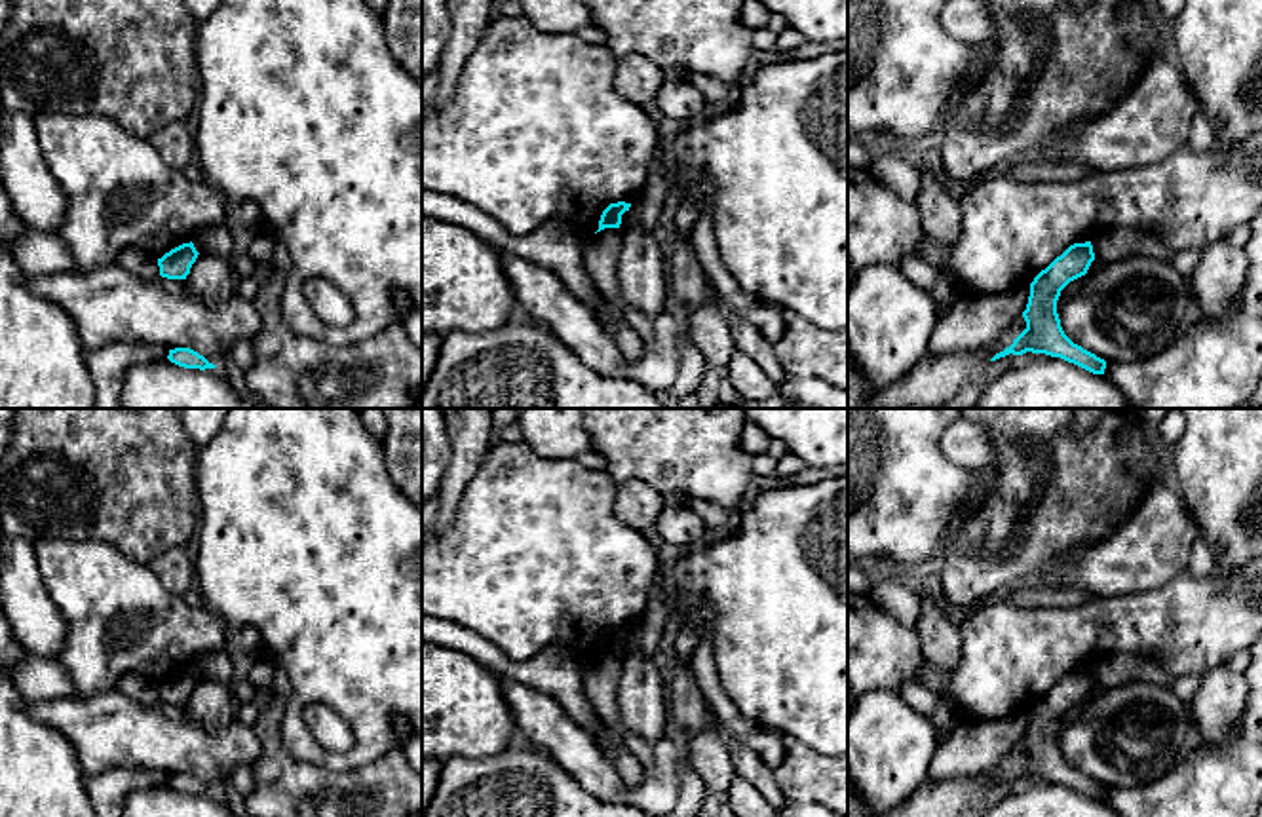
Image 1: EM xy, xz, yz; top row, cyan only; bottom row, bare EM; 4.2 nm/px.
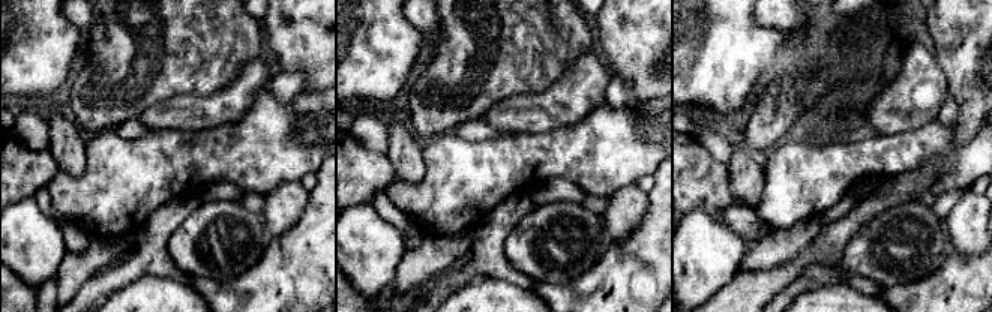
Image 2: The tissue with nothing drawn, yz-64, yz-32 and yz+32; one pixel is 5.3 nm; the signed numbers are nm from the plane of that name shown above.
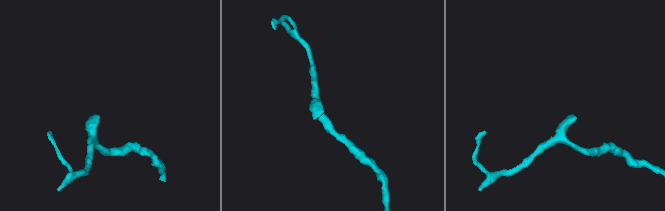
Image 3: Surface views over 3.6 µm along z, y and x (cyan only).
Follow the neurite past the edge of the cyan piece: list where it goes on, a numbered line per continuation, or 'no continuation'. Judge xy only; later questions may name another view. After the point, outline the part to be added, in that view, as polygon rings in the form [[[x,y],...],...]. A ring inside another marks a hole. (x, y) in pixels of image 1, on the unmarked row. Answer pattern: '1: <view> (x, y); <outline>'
no continuation

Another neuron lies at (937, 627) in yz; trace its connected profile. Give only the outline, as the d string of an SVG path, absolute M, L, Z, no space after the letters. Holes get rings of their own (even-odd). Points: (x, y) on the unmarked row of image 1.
M935 583L920 598L920 616L914 629L920 636L924 663L939 671L956 671L962 656L958 618L943 604Z

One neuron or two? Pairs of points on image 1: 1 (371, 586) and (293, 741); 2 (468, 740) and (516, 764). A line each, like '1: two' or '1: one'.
1: one
2: two

